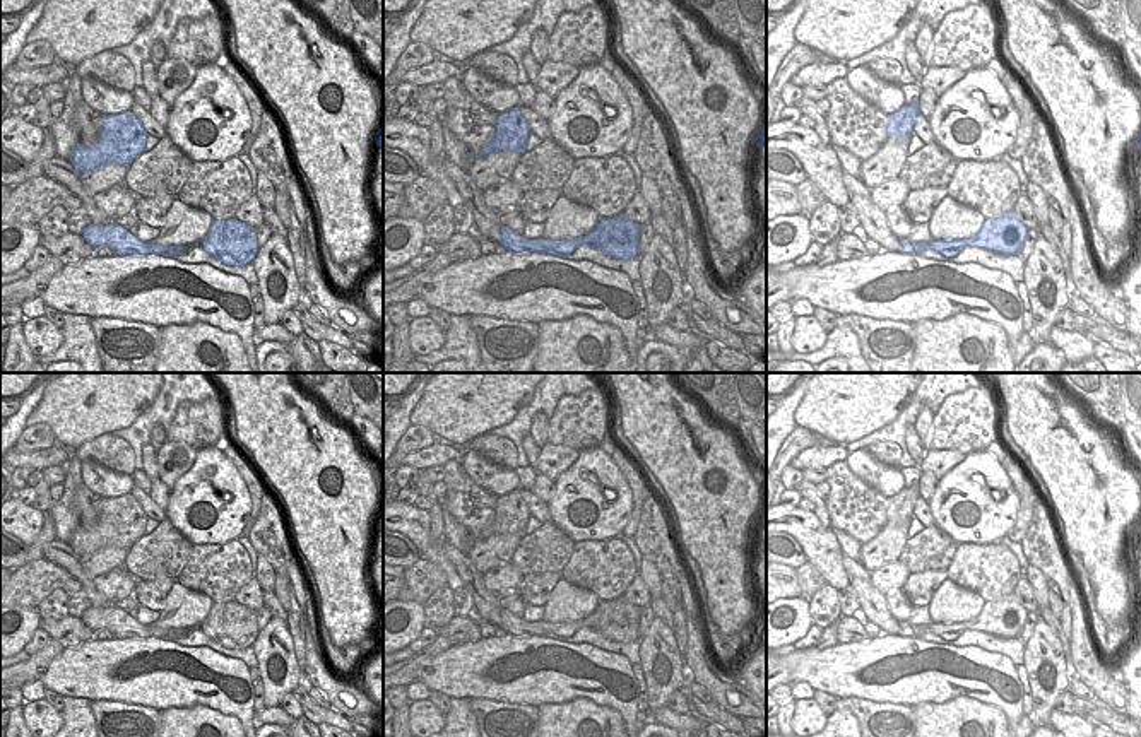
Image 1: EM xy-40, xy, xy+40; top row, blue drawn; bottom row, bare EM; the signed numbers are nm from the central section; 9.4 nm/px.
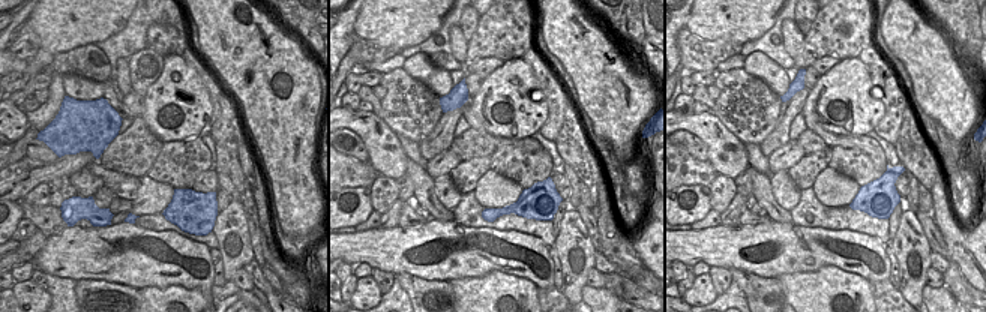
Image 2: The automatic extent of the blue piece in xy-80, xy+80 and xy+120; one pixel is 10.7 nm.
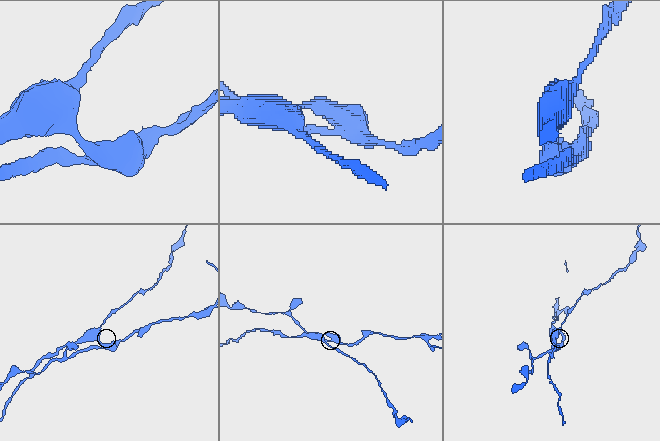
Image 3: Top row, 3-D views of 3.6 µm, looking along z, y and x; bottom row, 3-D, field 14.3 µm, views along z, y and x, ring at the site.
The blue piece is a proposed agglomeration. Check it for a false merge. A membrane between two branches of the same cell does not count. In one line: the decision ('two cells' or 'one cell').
two cells

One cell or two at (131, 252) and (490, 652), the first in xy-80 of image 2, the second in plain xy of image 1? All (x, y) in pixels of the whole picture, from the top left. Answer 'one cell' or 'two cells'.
one cell

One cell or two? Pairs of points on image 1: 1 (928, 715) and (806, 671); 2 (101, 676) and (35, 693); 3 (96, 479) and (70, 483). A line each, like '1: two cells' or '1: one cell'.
1: two cells
2: two cells
3: two cells

